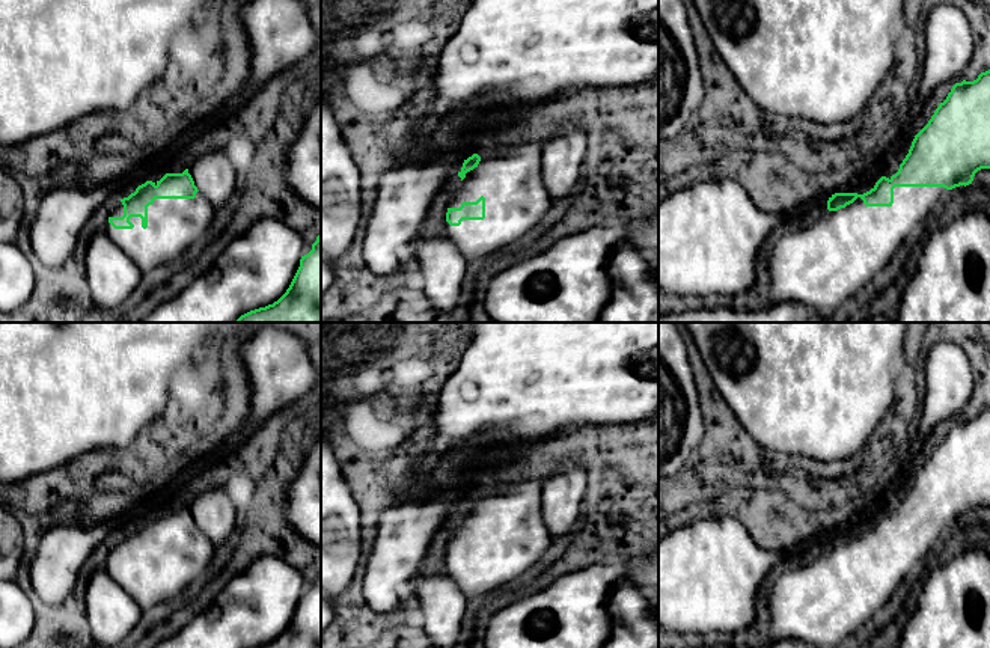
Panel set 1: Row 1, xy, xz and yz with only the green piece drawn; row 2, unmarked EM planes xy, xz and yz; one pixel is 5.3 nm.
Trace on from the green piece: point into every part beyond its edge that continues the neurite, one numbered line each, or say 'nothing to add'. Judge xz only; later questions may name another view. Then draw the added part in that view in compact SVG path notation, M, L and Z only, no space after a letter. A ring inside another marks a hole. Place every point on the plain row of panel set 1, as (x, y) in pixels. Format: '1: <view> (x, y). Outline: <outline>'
1: xz (510, 516). Outline: M523 479L500 485L494 481L482 482L479 502L466 511L463 523L451 535L449 546L460 546L463 539L476 539L485 535L484 558L463 558L460 564L446 559L446 576L460 588L466 601L479 595L493 595L508 583L518 582L521 574L533 567L552 544L542 515L541 493L542 481Z

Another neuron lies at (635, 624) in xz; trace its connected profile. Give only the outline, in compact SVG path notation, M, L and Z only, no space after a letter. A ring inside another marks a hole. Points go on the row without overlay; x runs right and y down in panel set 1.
M621 580L607 609L612 634L603 648L658 648L658 615L651 598L630 580Z

